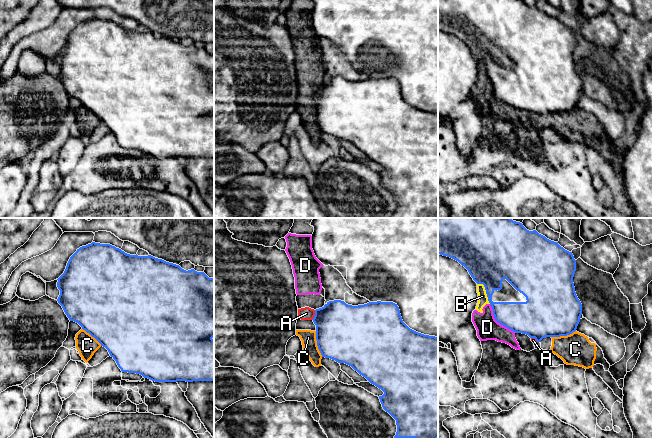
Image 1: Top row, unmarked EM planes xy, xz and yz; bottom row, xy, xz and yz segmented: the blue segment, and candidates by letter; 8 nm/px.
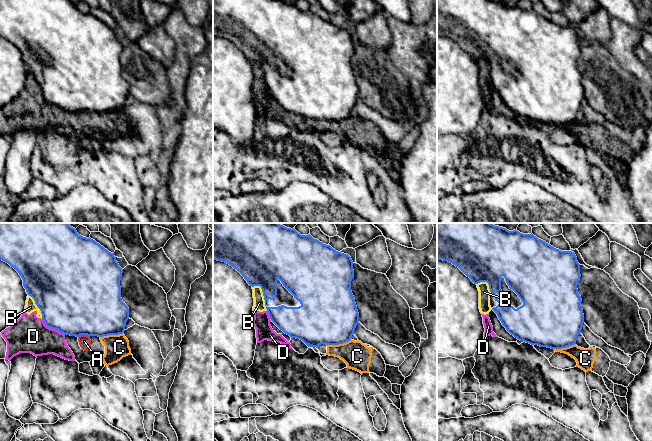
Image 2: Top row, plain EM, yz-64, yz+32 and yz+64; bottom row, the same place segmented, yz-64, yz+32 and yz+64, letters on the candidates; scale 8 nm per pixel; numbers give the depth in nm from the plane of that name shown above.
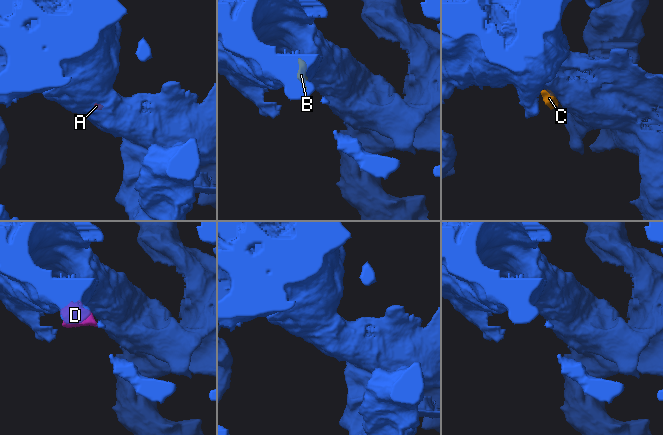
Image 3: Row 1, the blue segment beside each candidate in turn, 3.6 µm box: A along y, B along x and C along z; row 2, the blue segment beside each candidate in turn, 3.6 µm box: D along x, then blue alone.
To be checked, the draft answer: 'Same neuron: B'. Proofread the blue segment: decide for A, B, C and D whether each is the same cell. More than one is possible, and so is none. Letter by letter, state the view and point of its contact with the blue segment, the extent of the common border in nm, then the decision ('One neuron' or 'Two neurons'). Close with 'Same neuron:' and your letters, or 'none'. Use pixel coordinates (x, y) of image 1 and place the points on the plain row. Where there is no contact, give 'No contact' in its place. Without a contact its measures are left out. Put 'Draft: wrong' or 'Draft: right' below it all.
A: Touches blue at xz (315, 91). Shared border 90 nm. Two neurons
B: Touches blue at yz (486, 67). Shared border 200 nm. Two neurons
C: Touches blue at xz (317, 120). Shared border 220 nm. Two neurons
D: Touches blue at yz (498, 98). Shared border 320 nm. Two neurons
Same neuron: none
Draft: wrong

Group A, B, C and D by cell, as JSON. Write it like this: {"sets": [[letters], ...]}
{"sets": [["A", "B", "C", "D"]]}

